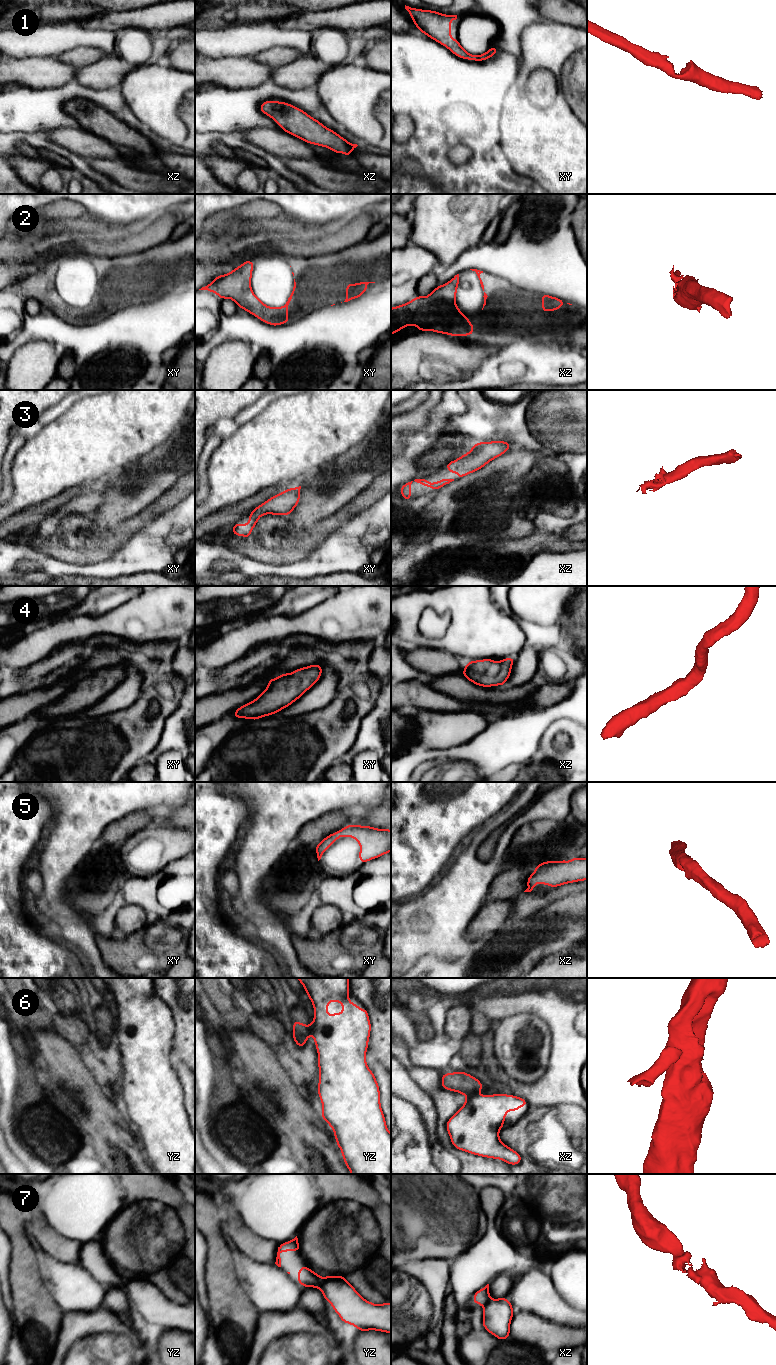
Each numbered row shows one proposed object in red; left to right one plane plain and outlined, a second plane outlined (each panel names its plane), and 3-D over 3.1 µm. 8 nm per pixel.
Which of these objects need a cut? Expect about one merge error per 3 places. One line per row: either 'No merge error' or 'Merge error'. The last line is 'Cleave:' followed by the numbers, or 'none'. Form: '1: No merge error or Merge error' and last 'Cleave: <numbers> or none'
1: No merge error
2: No merge error
3: No merge error
4: No merge error
5: No merge error
6: Merge error
7: Merge error
Cleave: 6, 7

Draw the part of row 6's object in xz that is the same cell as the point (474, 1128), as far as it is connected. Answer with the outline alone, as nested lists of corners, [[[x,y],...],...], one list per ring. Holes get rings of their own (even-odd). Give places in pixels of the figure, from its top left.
[[[503,1093],[468,1096],[464,1105],[446,1123],[452,1145],[473,1155],[518,1165],[521,1155],[500,1140],[499,1132],[504,1126],[506,1113],[527,1104],[521,1097]]]

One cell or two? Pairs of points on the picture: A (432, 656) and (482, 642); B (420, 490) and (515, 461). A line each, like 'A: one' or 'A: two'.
A: two
B: two

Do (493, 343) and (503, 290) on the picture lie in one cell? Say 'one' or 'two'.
two

